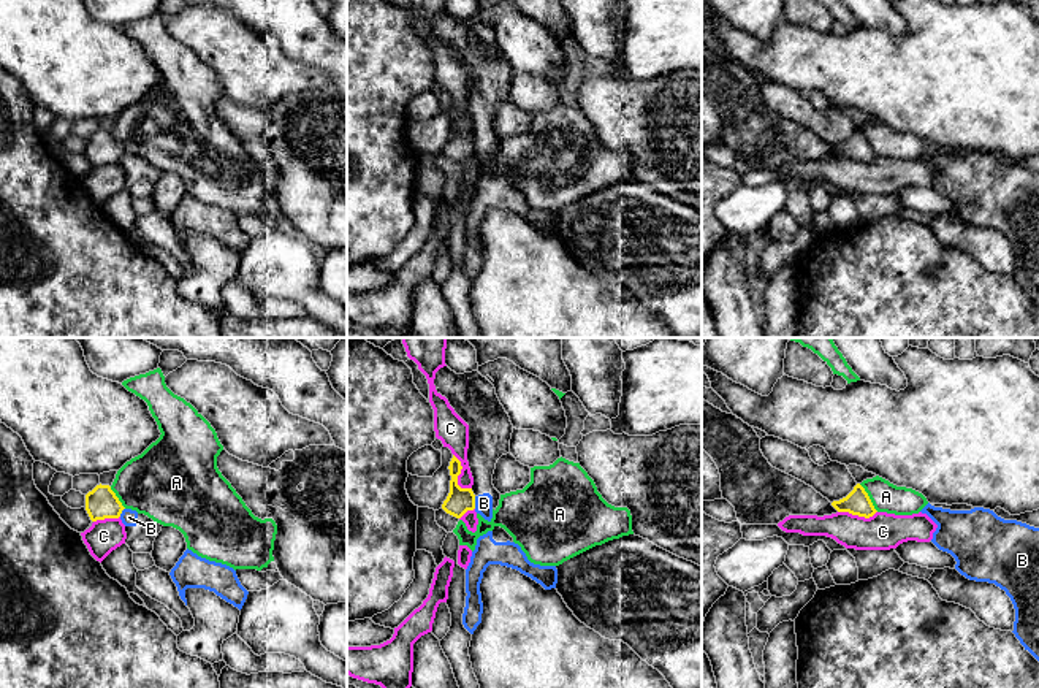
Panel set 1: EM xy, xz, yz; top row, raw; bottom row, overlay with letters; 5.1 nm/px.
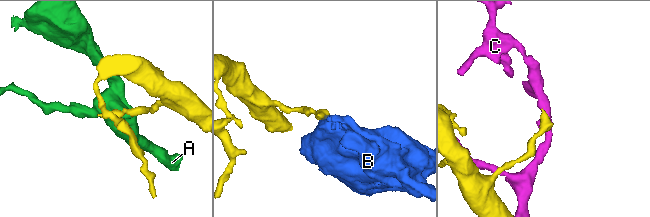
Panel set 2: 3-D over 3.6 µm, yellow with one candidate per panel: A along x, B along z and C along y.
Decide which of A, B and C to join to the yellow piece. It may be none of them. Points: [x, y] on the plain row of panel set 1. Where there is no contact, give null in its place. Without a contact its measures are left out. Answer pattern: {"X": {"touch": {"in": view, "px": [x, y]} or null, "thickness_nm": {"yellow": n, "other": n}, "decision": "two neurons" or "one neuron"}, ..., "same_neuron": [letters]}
{"A": {"touch": {"in": "yz", "px": [868, 143]}, "thickness_nm": {"yellow": 130, "other": 150}, "decision": "two neurons"}, "B": {"touch": {"in": "xz", "px": [474, 148]}, "thickness_nm": {"yellow": 130, "other": 100}, "decision": "two neurons"}, "C": {"touch": {"in": "xz", "px": [458, 119]}, "thickness_nm": {"yellow": 130, "other": 160}, "decision": "two neurons"}, "same_neuron": []}

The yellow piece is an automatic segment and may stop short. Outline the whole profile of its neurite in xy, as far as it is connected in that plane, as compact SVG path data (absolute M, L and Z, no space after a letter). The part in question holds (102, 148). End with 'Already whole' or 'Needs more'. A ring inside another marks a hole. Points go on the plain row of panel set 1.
M97 130L86 140L86 155L92 166L119 163L125 152L109 130Z. Already whole

